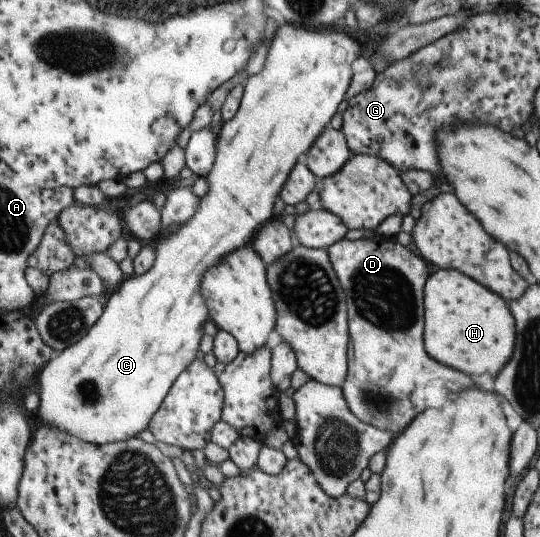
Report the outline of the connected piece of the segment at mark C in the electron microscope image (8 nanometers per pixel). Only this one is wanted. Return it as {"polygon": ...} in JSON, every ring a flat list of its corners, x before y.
{"polygon":[[280,26,276,30,276,34,272,32,272,40,270,40,270,34,268,36,270,46,268,46,268,54,266,54,266,62,264,62,264,68,250,76,244,84,244,92,242,92,242,98,240,98,240,106,234,114,234,118,230,118,226,124,222,124,218,127,218,138,216,138,216,156,214,156,214,164,210,168,210,172,206,174,204,180,206,180,206,198,202,196,199,198,198,206,194,210,189,220,186,220,178,228,173,229,169,233,164,234,164,239,158,242,158,246,155,248,154,261,152,267,144,274,134,275,132,278,125,277,125,280,114,290,109,296,103,306,102,315,94,322,94,325,88,334,76,342,74,346,68,346,62,351,55,353,48,363,44,364,40,374,38,374,38,396,39,396,39,408,38,410,38,424,45,423,50,426,51,429,58,429,60,433,67,433,71,436,77,437,86,443,94,445,102,445,106,443,112,443,115,441,126,441,131,437,137,437,137,435,147,428,148,422,152,417,152,414,156,412,158,406,162,403,164,396,170,390,172,382,178,377,178,374,182,373,188,367,188,364,195,359,195,353,199,350,200,338,204,335,203,326,209,319,208,310,204,298,201,296,199,285,203,275,215,265,221,262,229,253,234,253,234,250,239,250,244,246,250,245,250,242,254,239,254,232,268,220,272,220,275,217,272,206,274,206,274,200,278,198,278,192,282,188,282,184,286,182,286,176,288,172,292,170,294,166,294,160,306,152,306,148,313,144,315,138,328,126,332,116,336,113,339,102,344,98,345,91,349,85,351,79,350,63,357,58,358,46,355,42,354,35,348,34,342,27,327,29,324,31,312,31,300,28,294,28,294,26]]}

